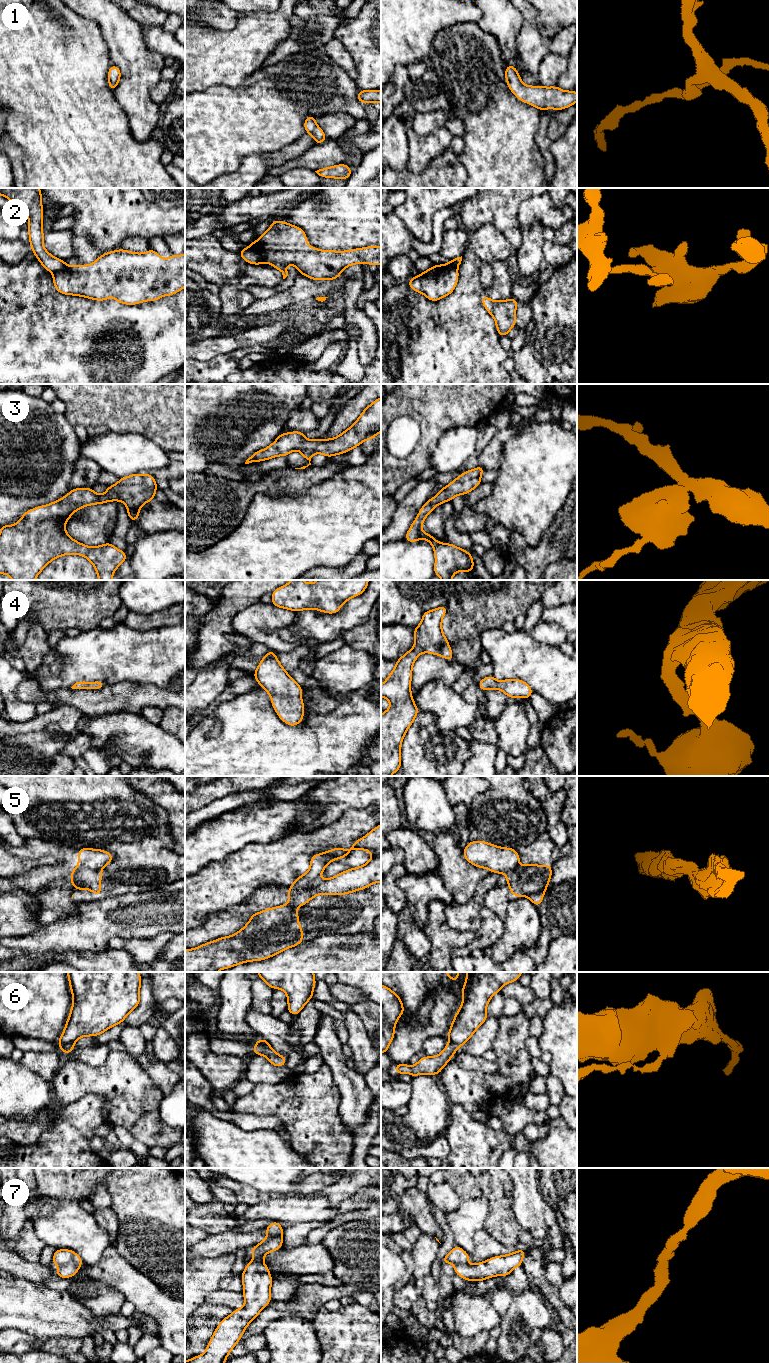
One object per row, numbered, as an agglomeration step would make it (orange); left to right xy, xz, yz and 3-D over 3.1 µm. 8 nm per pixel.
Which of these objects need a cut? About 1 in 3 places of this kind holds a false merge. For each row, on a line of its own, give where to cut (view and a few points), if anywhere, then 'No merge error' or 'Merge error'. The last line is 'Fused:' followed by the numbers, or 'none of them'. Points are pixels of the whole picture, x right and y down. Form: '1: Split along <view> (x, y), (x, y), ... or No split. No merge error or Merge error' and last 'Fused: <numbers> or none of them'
1: No split. No merge error
2: Split along xz (249, 246), (258, 254), (258, 261), (260, 263). Merge error
3: No split. No merge error
4: No split. No merge error
5: Split along xy (78, 866), (99, 869). Merge error
6: Split along xy (73, 1043), (67, 1043), (61, 1049). Merge error
7: No split. No merge error
Fused: 2, 5, 6

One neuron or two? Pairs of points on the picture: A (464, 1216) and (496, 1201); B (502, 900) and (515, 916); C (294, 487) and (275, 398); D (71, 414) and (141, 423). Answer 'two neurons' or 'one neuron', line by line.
A: two neurons
B: two neurons
C: two neurons
D: one neuron

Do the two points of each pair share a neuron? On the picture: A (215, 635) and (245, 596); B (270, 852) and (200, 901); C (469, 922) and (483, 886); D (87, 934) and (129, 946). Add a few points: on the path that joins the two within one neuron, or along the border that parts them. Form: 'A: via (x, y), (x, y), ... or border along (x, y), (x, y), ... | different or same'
A: via (216, 625), (235, 604) | same
B: via (253, 867), (241, 873), (233, 881), (217, 886) | same
C: via (469, 913), (477, 902), (479, 895) | same
D: border along (104, 950), (100, 952), (81, 952) | different

